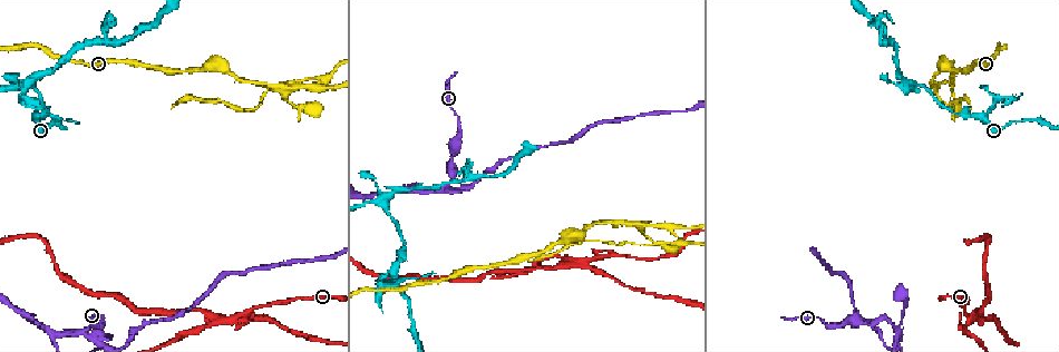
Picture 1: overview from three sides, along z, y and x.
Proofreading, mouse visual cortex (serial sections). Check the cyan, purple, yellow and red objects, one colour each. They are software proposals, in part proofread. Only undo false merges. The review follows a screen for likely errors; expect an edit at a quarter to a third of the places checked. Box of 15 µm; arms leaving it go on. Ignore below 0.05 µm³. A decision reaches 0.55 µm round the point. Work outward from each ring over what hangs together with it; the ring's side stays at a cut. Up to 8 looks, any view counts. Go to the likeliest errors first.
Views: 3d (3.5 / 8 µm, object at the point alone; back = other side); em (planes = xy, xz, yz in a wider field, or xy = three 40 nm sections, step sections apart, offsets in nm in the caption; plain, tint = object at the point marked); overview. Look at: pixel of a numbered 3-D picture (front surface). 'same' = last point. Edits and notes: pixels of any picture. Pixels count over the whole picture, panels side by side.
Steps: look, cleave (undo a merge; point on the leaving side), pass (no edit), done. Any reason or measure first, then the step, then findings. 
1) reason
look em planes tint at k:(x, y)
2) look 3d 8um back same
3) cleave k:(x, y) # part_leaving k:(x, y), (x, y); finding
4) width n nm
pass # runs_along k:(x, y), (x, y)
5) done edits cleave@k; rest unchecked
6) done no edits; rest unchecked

sharp bend
look 3d 3.5um at 1:(586, 261)

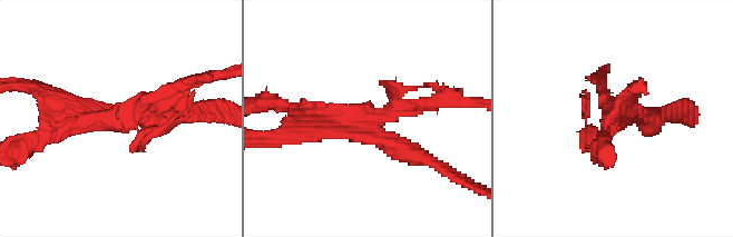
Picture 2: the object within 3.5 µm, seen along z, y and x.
need the tissue
look em xy step 3 tint at 2:(123, 115)

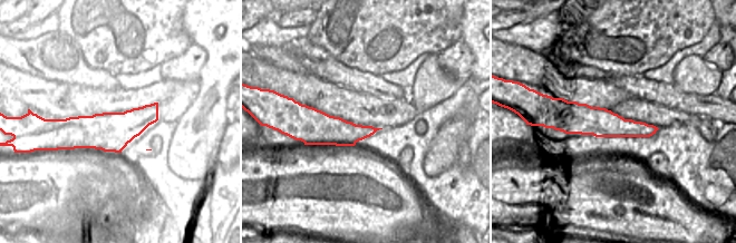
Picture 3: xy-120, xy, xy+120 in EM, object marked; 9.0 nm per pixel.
cleave 2:(403, 154) # part_leaving 2:(320, 129), (275, 140); two cells meet here

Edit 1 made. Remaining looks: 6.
look overview

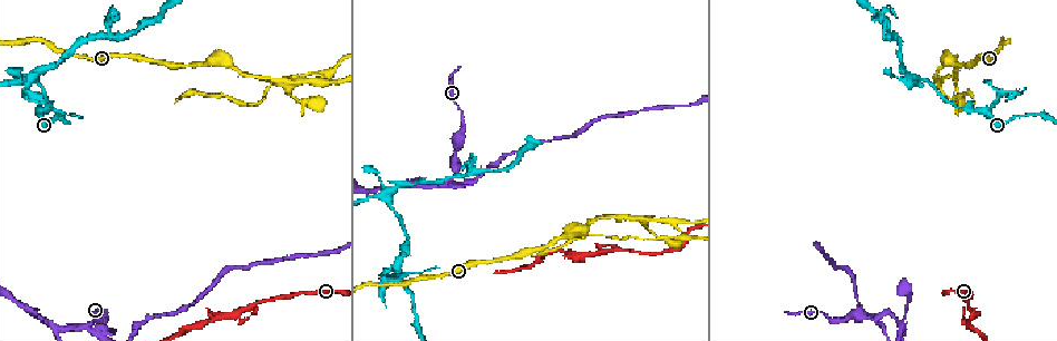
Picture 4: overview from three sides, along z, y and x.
a narrow waist
look 3d 3.5um at 4:(943, 78)

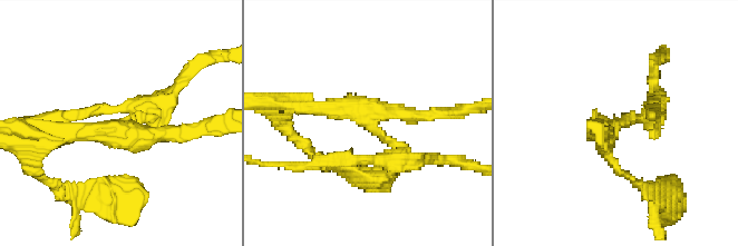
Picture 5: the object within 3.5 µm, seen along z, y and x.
arms 3; arm_widths 150, 200, 200 nm
look em planes tint at 5:(367, 114)

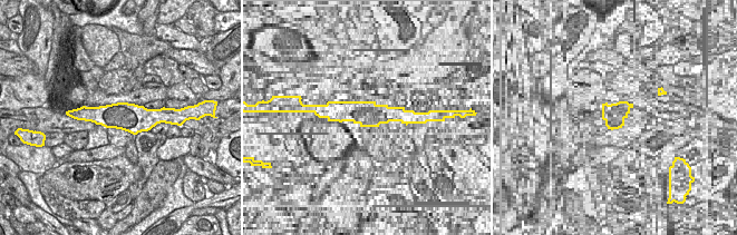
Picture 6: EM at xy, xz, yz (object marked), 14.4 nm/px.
cleave 5:(100, 110) # part_leaving 5:(141, 119), (144, 106), (65, 116); a second cell is stuck on

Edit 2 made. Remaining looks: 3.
look overview

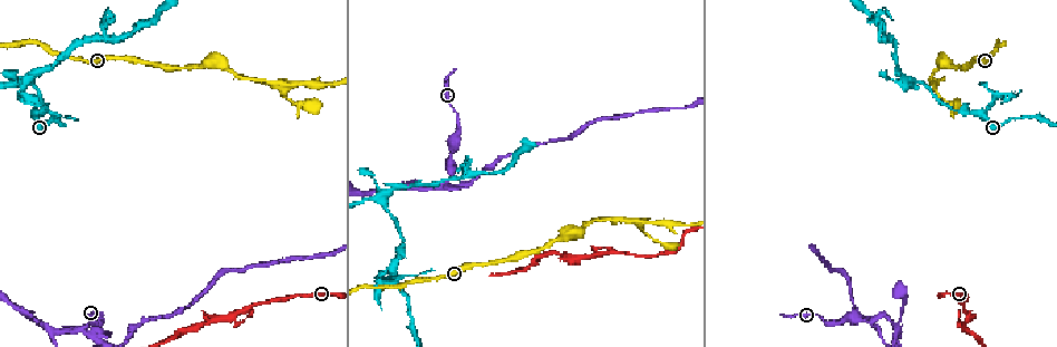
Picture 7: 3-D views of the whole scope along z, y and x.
look 3d 3.5um at 7:(391, 282)

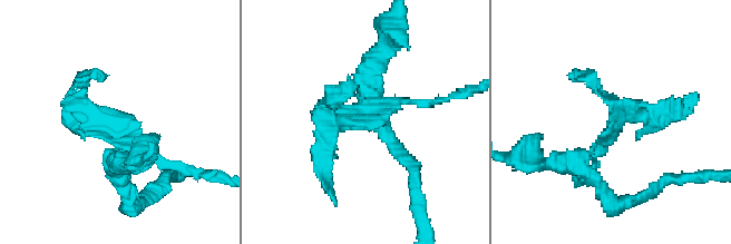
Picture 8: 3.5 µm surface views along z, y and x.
pass # runs_along 8:(590, 175), (578, 165), (616, 117), (653, 110); all the same cell

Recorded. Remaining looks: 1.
done edits cleave@2, cleave@5; rest unchecked

